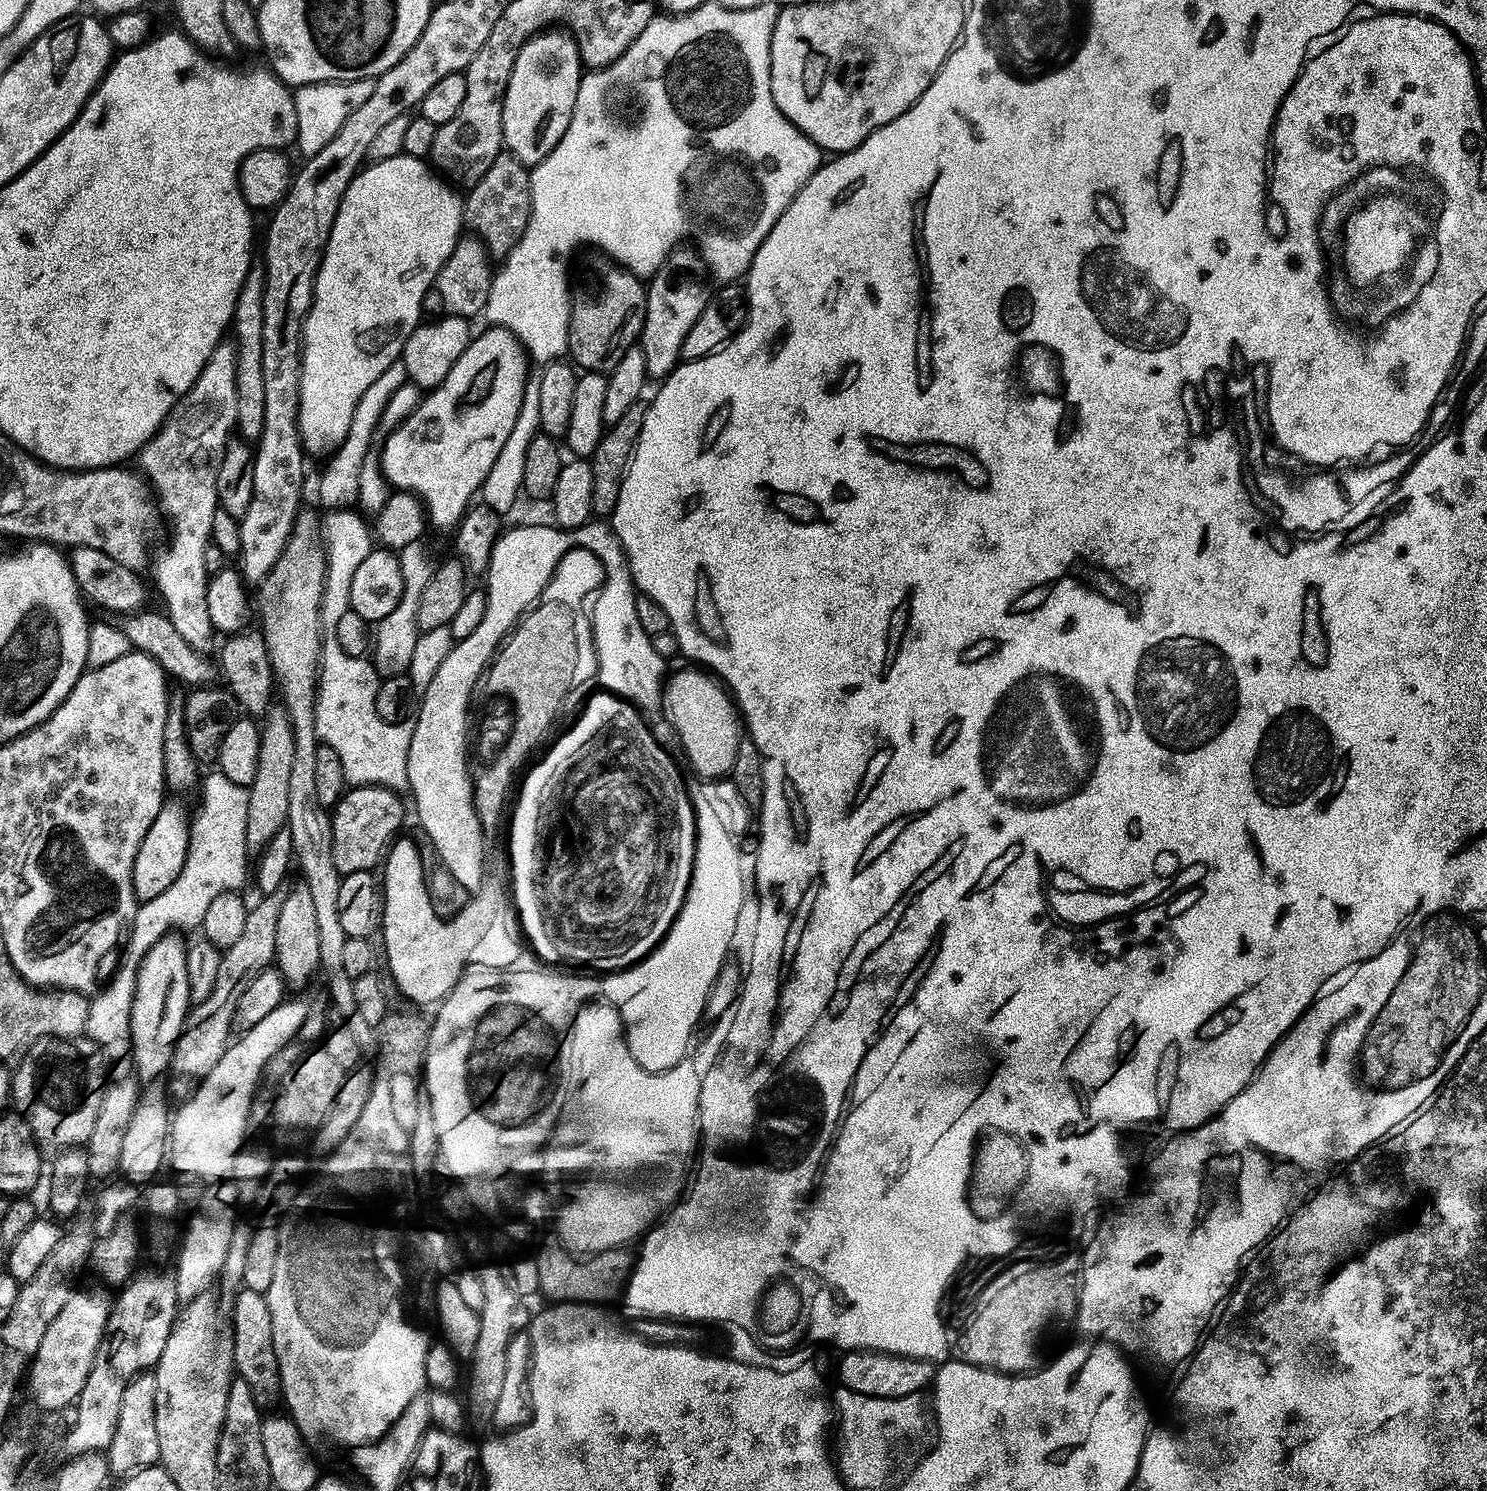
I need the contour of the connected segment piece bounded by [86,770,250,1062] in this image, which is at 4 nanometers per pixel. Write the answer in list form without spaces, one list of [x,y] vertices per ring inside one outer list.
[[[212,770],[212,773],[208,777],[203,777],[202,788],[204,784],[204,794],[200,798],[200,809],[197,810],[196,816],[191,817],[190,827],[188,829],[188,853],[186,854],[186,862],[182,866],[182,874],[178,874],[178,878],[174,878],[172,885],[166,890],[162,890],[162,894],[158,894],[158,898],[150,898],[149,900],[143,901],[136,909],[136,917],[132,923],[130,929],[130,935],[127,937],[126,943],[123,945],[122,951],[119,953],[120,965],[116,968],[116,973],[112,976],[112,981],[108,985],[101,987],[99,991],[91,997],[92,1005],[87,1005],[86,1016],[88,1012],[88,1029],[86,1029],[86,1035],[88,1039],[92,1040],[101,1050],[104,1051],[105,1057],[109,1061],[115,1062],[115,1060],[125,1060],[129,1059],[132,1050],[132,1031],[130,1030],[130,1010],[132,1009],[132,1003],[134,1002],[134,990],[136,989],[136,975],[140,969],[140,964],[144,961],[144,955],[150,950],[150,946],[154,946],[154,942],[158,942],[160,937],[169,935],[173,930],[180,930],[176,928],[195,928],[199,929],[203,922],[203,916],[206,914],[206,910],[210,907],[210,902],[214,901],[214,898],[218,897],[218,894],[223,892],[235,892],[237,890],[243,889],[244,879],[249,879],[250,876],[250,864],[248,868],[248,859],[250,859],[250,853],[248,851],[248,846],[246,844],[246,818],[248,817],[248,790],[242,786],[238,786],[234,782],[230,782],[230,778],[226,778],[226,774],[222,774],[219,770]]]

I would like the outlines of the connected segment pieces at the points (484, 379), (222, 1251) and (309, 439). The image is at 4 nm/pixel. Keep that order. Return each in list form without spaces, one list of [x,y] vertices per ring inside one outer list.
[[[488,326],[485,329],[481,336],[480,333],[473,335],[472,341],[462,354],[462,358],[458,358],[458,362],[454,362],[454,366],[450,366],[450,374],[446,374],[444,381],[438,387],[431,389],[399,426],[387,433],[388,441],[385,442],[384,453],[380,456],[380,464],[384,467],[384,476],[393,484],[391,487],[401,492],[415,492],[426,509],[427,519],[429,521],[432,519],[440,528],[455,529],[464,519],[474,497],[486,482],[486,474],[490,474],[490,466],[494,466],[494,461],[498,458],[498,453],[502,451],[502,446],[506,446],[506,438],[510,438],[510,430],[514,430],[514,422],[518,422],[518,410],[522,410],[522,398],[526,390],[526,382],[530,378],[530,372],[528,372],[530,357],[525,352],[524,345],[520,343],[519,338],[509,328]]]
[[[228,1182],[217,1183],[214,1190],[216,1193],[189,1218],[188,1229],[185,1232],[183,1229],[182,1239],[178,1244],[174,1279],[176,1299],[180,1302],[190,1301],[198,1294],[209,1291],[213,1287],[214,1281],[219,1277],[223,1268],[223,1259],[226,1258],[230,1238],[234,1233],[238,1213],[232,1209],[232,1203],[237,1203],[238,1193],[235,1187]]]
[[[403,154],[394,158],[377,160],[361,167],[350,182],[336,211],[334,226],[330,230],[330,238],[326,242],[324,257],[316,275],[312,308],[308,312],[308,317],[304,319],[304,334],[300,350],[300,409],[296,424],[300,427],[300,442],[304,446],[305,453],[312,455],[313,452],[316,456],[322,455],[323,452],[335,453],[350,430],[350,422],[354,422],[354,410],[358,406],[358,398],[362,398],[362,394],[366,394],[366,389],[381,376],[382,370],[386,370],[386,366],[397,363],[403,357],[406,338],[410,338],[410,334],[417,324],[421,323],[424,312],[424,295],[428,293],[428,287],[434,282],[442,262],[446,262],[446,258],[450,258],[457,240],[462,236],[460,228],[462,229],[464,224],[464,205],[461,197],[456,197],[455,191],[457,192],[457,189],[451,183],[441,179],[424,160]]]

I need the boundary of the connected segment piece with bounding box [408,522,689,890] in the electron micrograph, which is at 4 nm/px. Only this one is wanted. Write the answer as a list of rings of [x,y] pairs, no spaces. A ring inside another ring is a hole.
[[[589,522],[571,530],[559,526],[522,524],[510,528],[509,532],[500,532],[489,558],[486,614],[482,614],[482,622],[478,622],[474,634],[455,641],[442,666],[438,666],[438,674],[434,674],[430,686],[426,686],[422,694],[414,716],[416,725],[410,728],[409,733],[408,788],[416,803],[416,816],[429,842],[436,847],[441,862],[448,867],[449,874],[469,890],[477,889],[486,875],[486,837],[473,800],[474,776],[472,772],[468,773],[468,703],[504,637],[516,627],[518,619],[537,603],[559,560],[571,548],[592,551],[605,568],[604,584],[595,593],[590,607],[598,680],[605,684],[603,687],[609,693],[623,697],[640,709],[648,731],[675,762],[677,769],[689,767],[686,750],[664,714],[664,660],[652,645],[655,644],[653,637],[646,635],[642,622],[638,622],[638,589],[632,582],[628,559],[611,527],[604,522]]]

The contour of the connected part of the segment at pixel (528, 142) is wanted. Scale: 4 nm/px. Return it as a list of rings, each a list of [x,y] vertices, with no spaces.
[[[545,30],[531,36],[518,50],[502,106],[504,148],[526,166],[535,166],[558,146],[578,98],[582,61],[576,40],[564,30]]]

